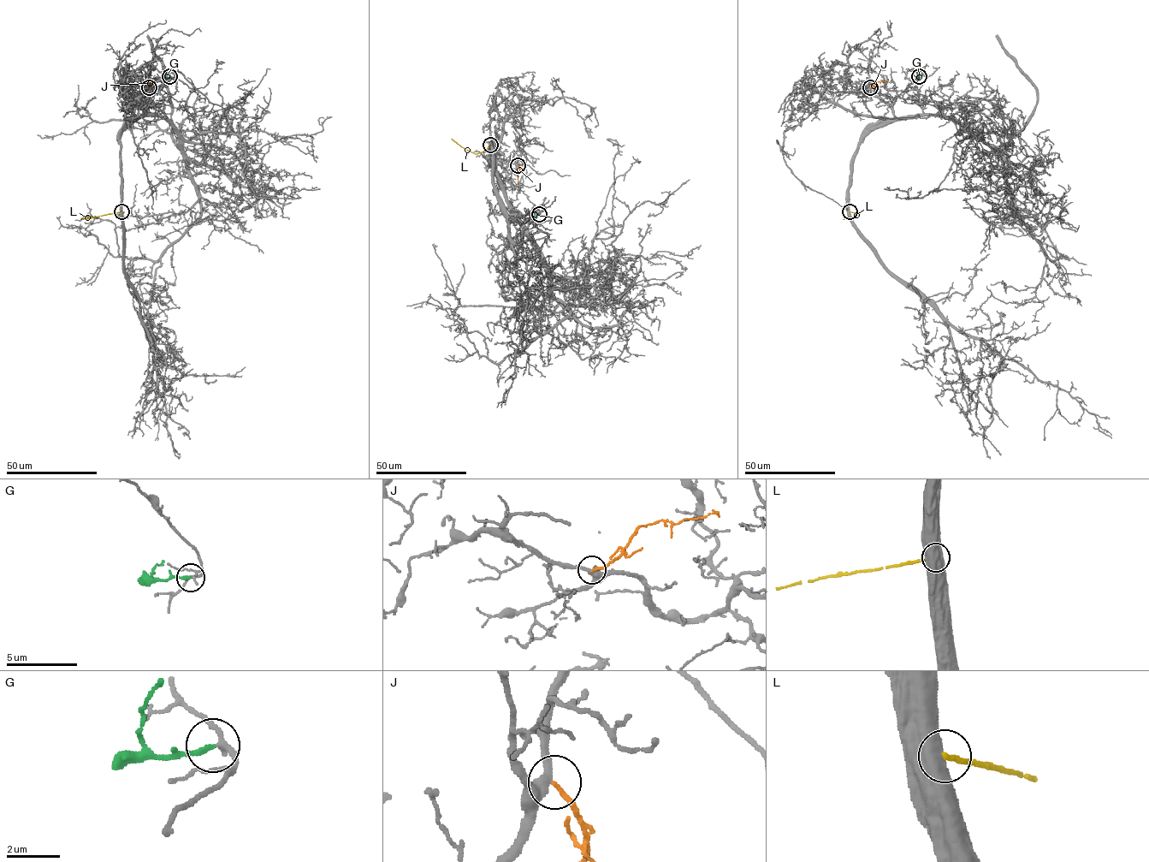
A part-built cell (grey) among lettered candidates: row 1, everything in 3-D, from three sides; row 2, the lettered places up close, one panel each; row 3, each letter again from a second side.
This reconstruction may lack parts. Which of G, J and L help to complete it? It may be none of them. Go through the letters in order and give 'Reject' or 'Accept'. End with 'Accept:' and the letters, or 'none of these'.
G: Accept
J: Reject
L: Reject
Accept: G

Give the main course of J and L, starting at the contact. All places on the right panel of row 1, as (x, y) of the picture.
J: (870, 87), (879, 81), (886, 80)
L: (849, 211), (858, 214), (843, 219)

